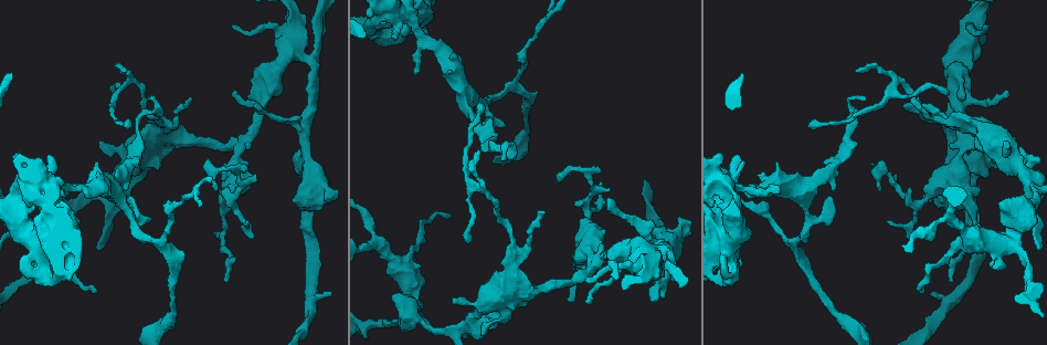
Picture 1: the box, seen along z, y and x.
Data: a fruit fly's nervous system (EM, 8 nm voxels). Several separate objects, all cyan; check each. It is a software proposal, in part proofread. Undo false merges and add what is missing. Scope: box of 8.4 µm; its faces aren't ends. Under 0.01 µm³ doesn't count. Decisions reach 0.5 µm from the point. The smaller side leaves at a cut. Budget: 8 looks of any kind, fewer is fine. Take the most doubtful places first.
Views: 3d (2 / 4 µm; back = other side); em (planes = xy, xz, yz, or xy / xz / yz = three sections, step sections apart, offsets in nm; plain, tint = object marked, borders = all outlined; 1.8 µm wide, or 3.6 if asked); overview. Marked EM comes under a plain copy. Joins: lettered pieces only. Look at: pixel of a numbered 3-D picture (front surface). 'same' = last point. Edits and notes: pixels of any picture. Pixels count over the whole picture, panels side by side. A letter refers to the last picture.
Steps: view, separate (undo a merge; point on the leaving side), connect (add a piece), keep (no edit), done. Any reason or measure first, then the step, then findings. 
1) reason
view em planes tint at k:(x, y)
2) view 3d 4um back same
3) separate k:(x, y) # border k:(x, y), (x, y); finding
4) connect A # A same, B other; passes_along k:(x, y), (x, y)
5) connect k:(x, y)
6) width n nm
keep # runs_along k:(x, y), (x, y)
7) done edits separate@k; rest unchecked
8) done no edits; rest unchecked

thick turns thin
view em planes borders at 1:(1032, 188)

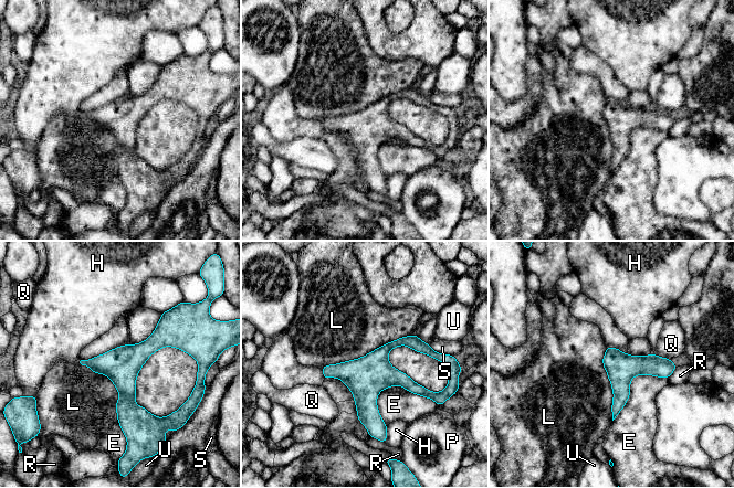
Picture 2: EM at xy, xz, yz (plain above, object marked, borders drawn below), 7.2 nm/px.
width 220 nm
keep # E other, H other, L other, P other, Q other, R other, S other, U other; border 2:(416, 332), (358, 358), (322, 368); all the same neuron

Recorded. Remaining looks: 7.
arms run side by side
view 3d 4um at 1:(291, 52)

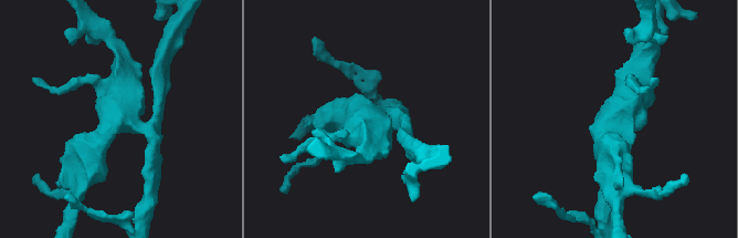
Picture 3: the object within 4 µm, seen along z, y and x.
view em 3.6um planes borders at 3:(124, 119)

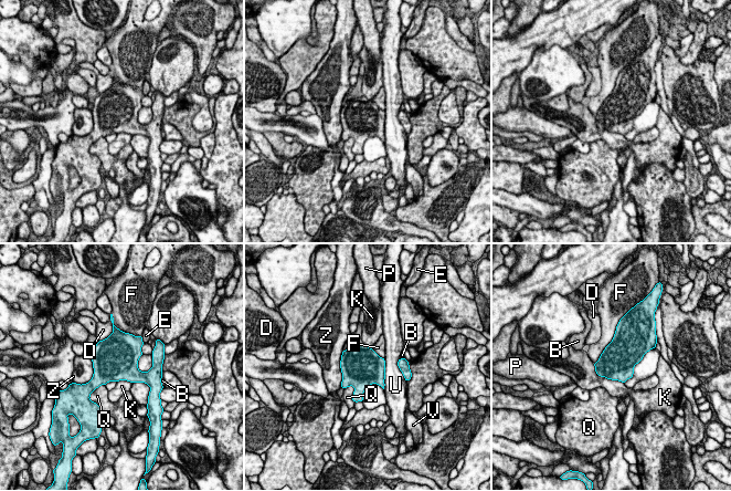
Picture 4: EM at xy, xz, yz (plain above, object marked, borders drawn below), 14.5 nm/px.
keep # B other, D other, E other, F other, K other, P other, Q other, U other, V other, Z other; border 4:(593, 363), (599, 375), (623, 383); continuous, no second neuron

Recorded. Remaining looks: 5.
thick turns thin
view em 3.6um planes borders at 1:(43, 271)

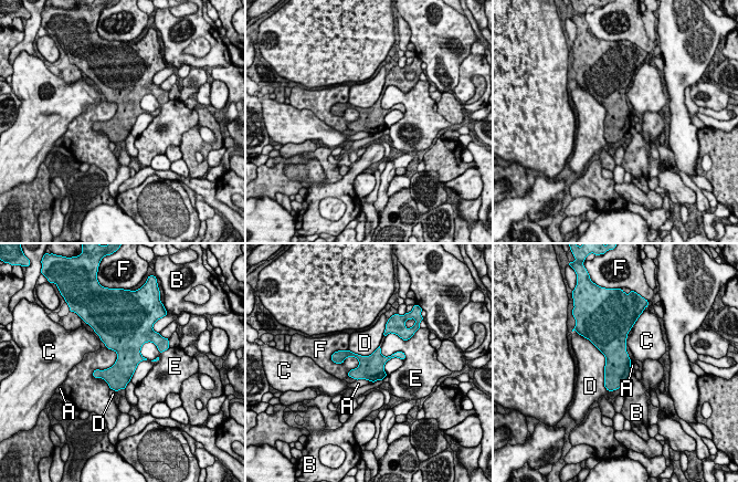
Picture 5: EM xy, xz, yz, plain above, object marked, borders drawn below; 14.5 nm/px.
longest_contact D 800 nm
keep # A other, B other, C other, D other, E other, F other; continuous, no second neuron

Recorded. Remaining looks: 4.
view em 3.6um planes borders at 1:(791, 246)

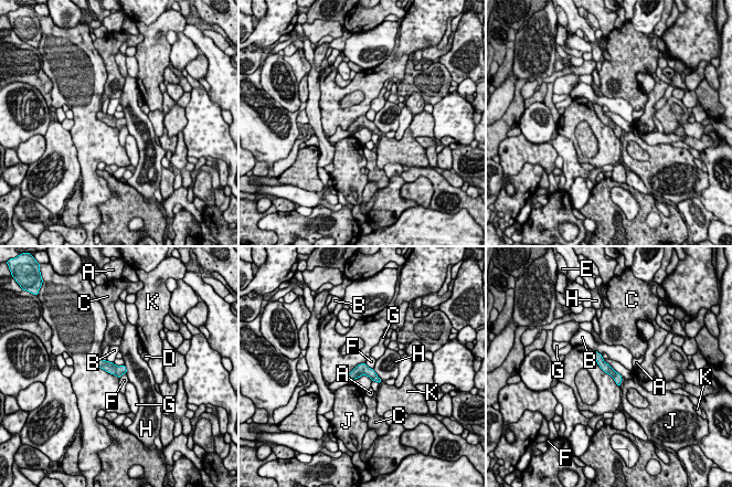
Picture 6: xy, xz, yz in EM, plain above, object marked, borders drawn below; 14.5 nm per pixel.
longest_contact E 420 nm
keep # A other, B other, C other, D other, E other, F other, G other, H other, J other, K other; all the same neuron

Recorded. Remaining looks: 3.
done no edits; rest unchecked

